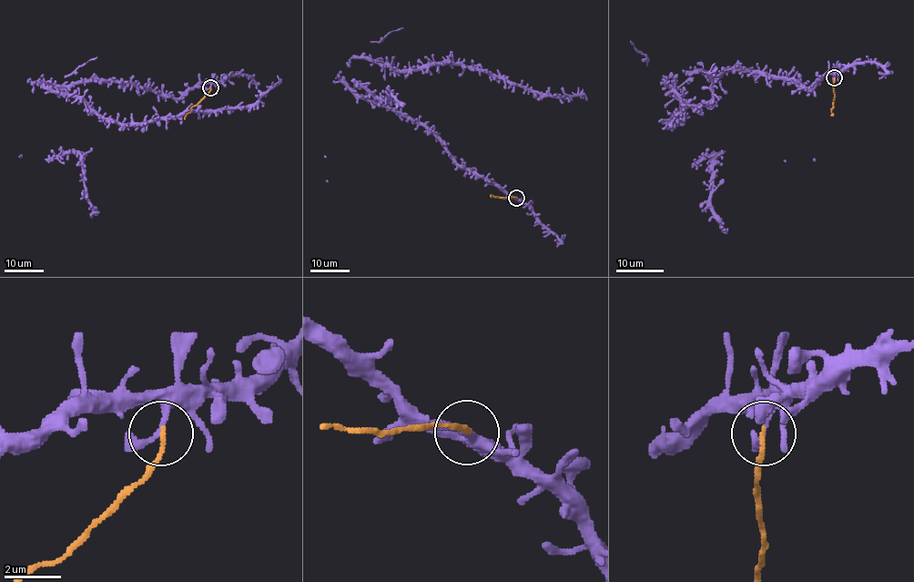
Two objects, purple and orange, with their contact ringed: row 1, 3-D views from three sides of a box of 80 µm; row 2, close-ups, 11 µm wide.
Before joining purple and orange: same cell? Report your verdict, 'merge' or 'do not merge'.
do not merge

